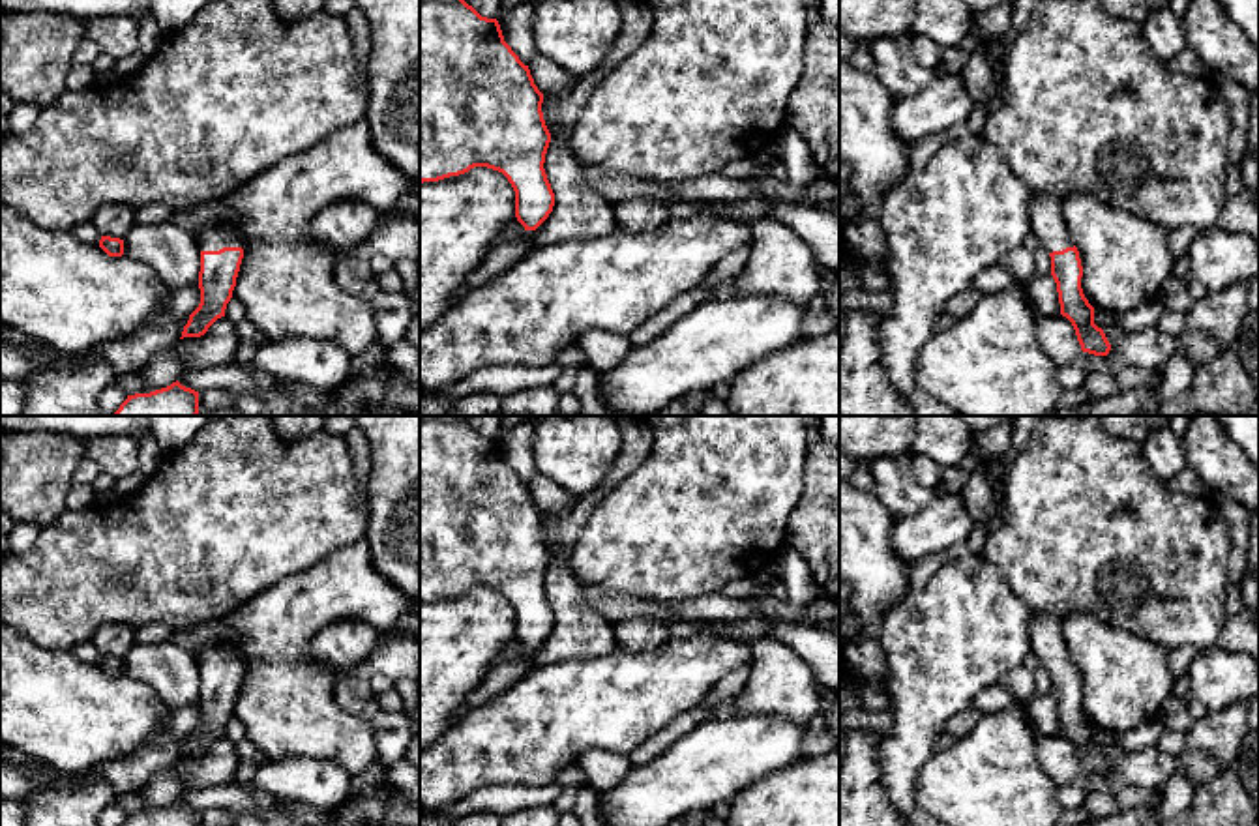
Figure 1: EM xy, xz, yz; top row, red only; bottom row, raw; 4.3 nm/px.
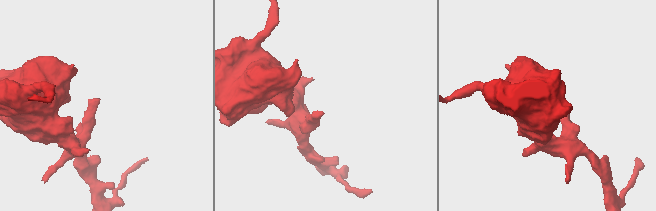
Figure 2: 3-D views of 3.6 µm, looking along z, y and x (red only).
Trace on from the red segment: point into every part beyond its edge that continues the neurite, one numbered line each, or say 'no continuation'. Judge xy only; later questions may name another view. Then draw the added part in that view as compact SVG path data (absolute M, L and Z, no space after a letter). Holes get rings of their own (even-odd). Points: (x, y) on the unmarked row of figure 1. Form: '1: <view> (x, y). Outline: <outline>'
1: xy (214, 656). Outline: M208 644L195 654L199 671L219 671L223 667L245 665L245 656L236 644Z

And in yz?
1: yz (1048, 645). Outline: M1053 612L1032 614L1030 622L1032 654L1047 672L1074 667L1064 644L1060 620Z

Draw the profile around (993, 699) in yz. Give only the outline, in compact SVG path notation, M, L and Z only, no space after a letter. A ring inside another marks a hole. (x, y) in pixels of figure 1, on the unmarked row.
M995 684L976 695L976 699L972 701L972 708L976 708L980 714L995 714L1015 702L1017 701L1008 689Z

